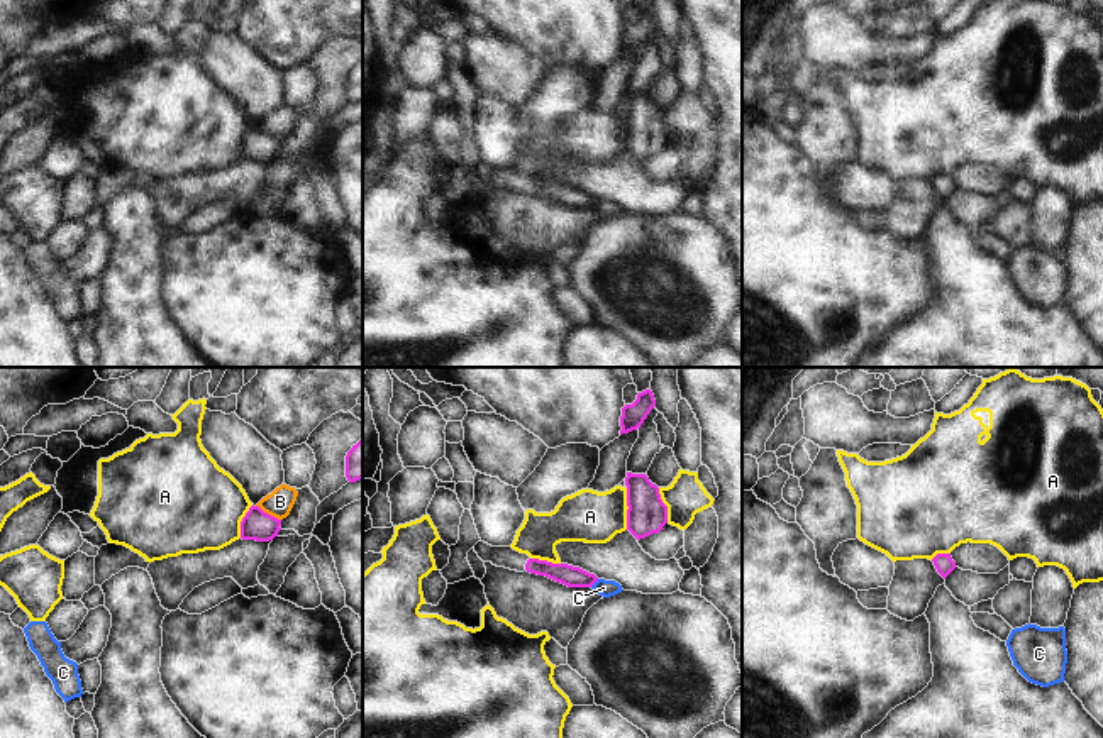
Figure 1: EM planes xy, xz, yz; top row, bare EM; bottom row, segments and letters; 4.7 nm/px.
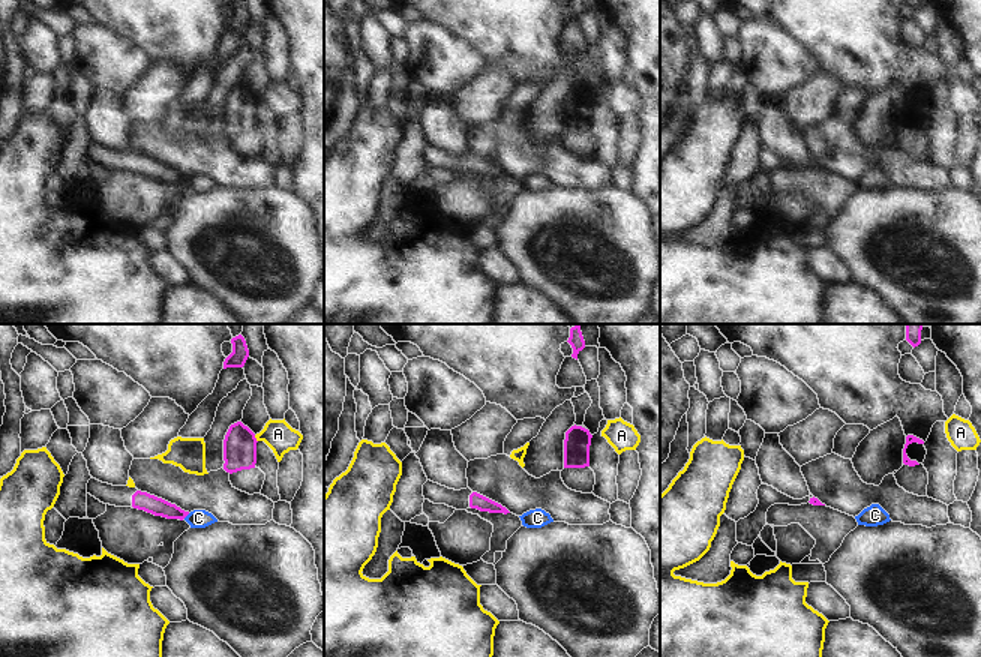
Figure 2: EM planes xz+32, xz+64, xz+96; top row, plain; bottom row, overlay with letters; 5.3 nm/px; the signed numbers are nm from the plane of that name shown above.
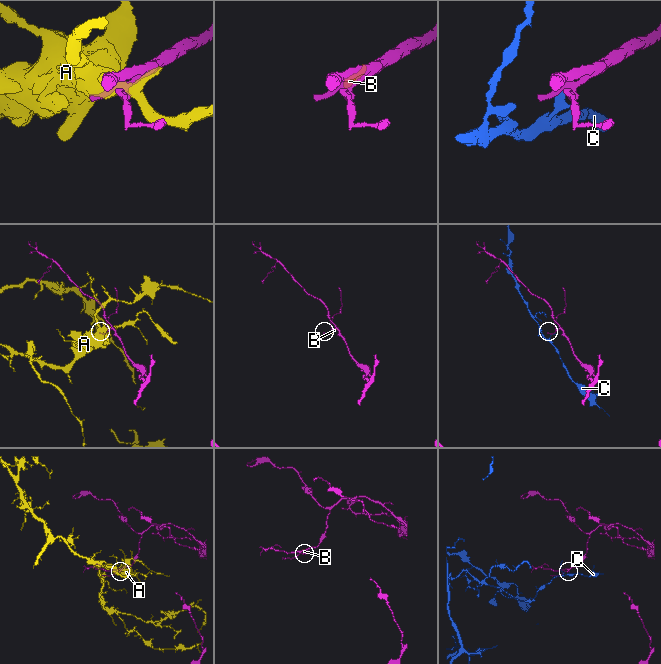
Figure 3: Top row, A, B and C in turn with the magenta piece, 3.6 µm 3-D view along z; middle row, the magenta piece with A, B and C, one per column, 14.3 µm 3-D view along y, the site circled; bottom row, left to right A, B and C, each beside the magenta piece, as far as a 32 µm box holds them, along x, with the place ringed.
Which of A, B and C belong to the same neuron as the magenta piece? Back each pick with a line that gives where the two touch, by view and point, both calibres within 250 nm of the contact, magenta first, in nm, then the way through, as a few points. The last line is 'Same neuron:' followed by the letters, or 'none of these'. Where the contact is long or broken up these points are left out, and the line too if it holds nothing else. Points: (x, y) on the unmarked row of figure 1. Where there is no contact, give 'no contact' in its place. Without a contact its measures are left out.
Same neuron: none of these

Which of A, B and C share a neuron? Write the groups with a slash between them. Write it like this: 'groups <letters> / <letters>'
groups A / B C

